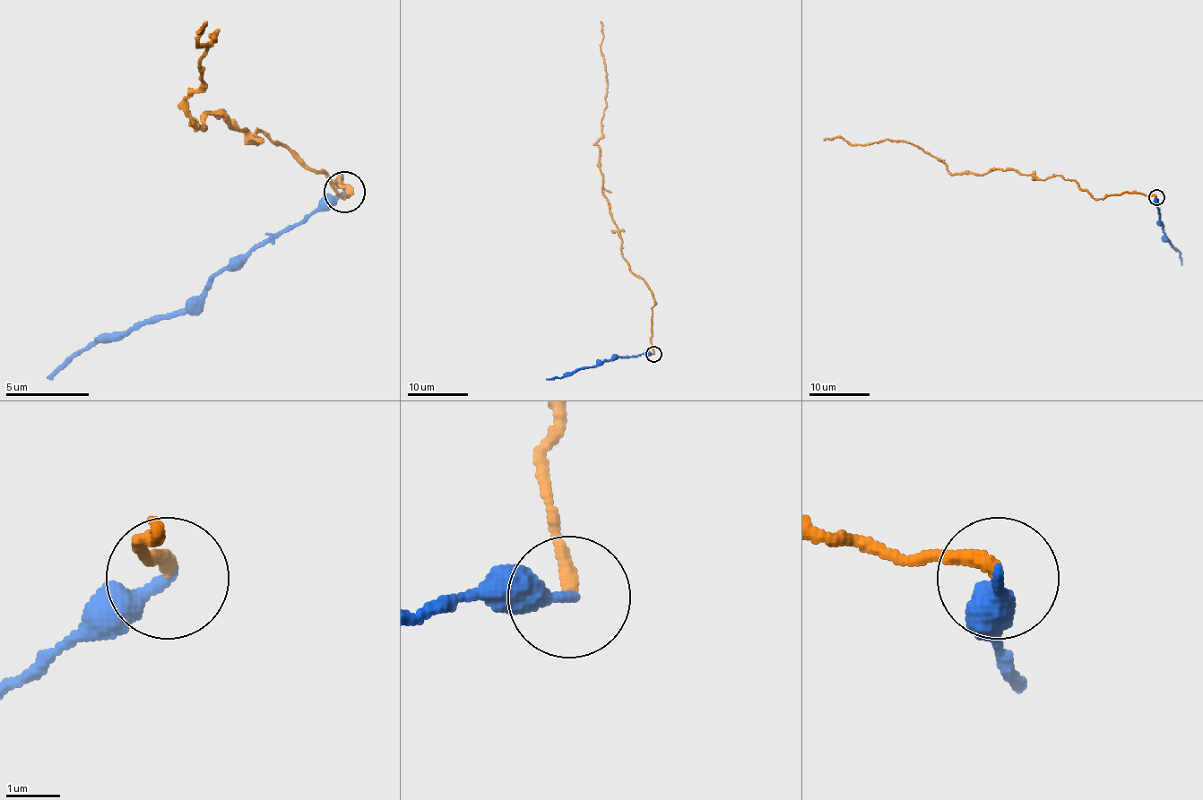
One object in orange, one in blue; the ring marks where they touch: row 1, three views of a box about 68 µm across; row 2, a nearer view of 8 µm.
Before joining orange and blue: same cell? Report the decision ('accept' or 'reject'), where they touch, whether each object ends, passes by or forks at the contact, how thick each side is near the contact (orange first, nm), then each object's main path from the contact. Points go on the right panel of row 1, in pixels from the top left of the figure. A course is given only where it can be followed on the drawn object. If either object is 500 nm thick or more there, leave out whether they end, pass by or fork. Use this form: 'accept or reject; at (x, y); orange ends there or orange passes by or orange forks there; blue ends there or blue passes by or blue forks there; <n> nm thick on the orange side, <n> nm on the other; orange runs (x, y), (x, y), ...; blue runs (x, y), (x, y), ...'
reject; at (1156, 197); orange ends there; blue ends there; 280 nm thick on the orange side, 320 nm on the other; orange runs (1156, 197), (1121, 193), (1094, 198), (1075, 180), (1013, 170), (951, 175), (904, 141), (824, 140); blue runs (1156, 197), (1162, 231), (1180, 253), (1181, 264)

